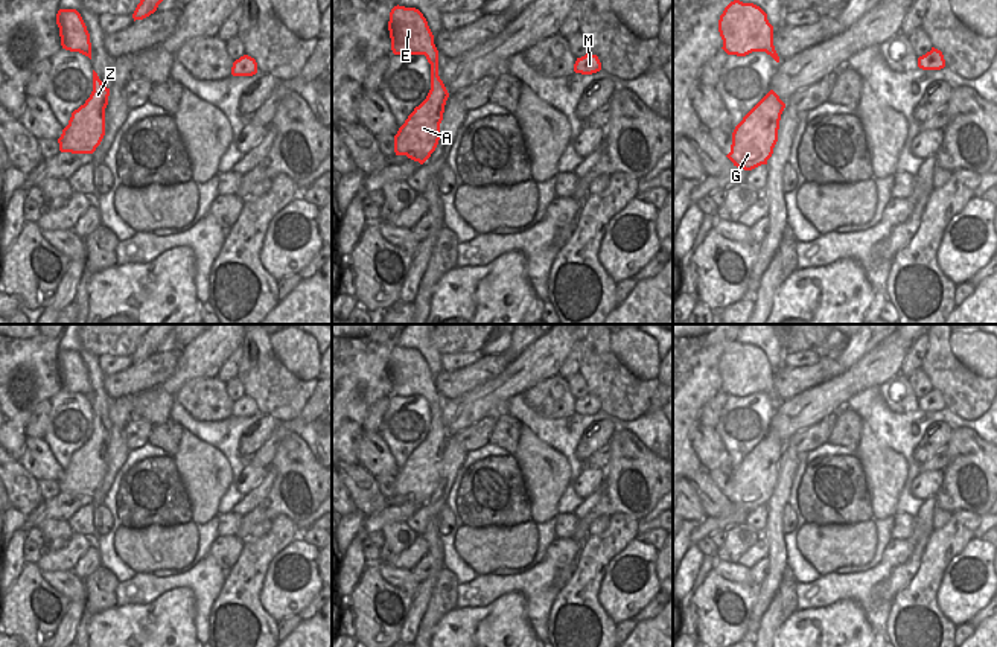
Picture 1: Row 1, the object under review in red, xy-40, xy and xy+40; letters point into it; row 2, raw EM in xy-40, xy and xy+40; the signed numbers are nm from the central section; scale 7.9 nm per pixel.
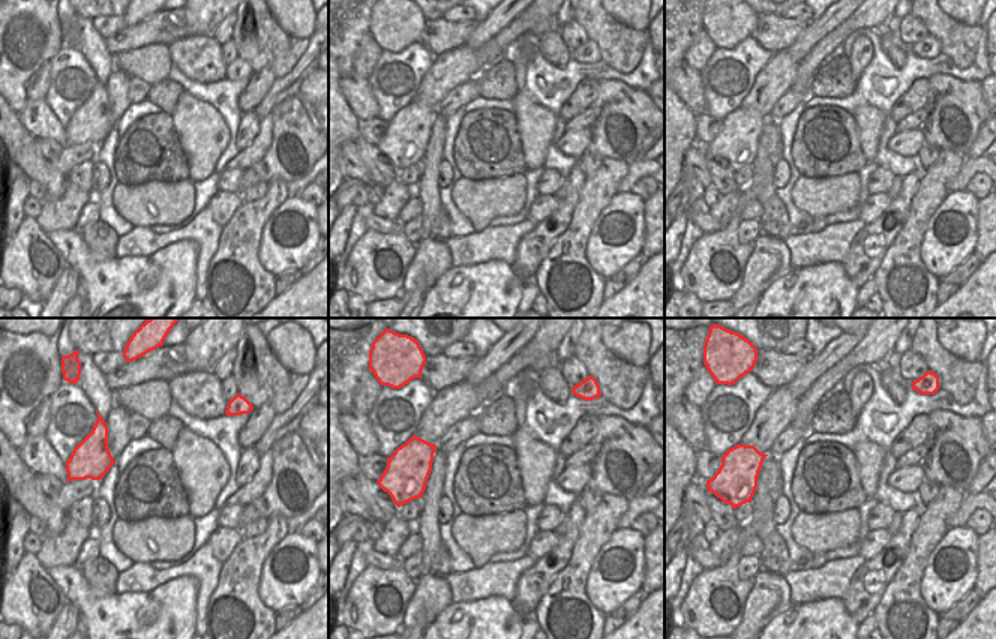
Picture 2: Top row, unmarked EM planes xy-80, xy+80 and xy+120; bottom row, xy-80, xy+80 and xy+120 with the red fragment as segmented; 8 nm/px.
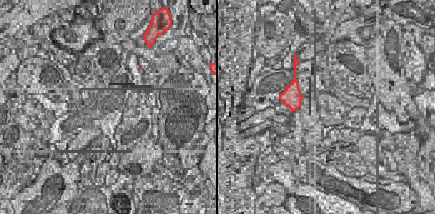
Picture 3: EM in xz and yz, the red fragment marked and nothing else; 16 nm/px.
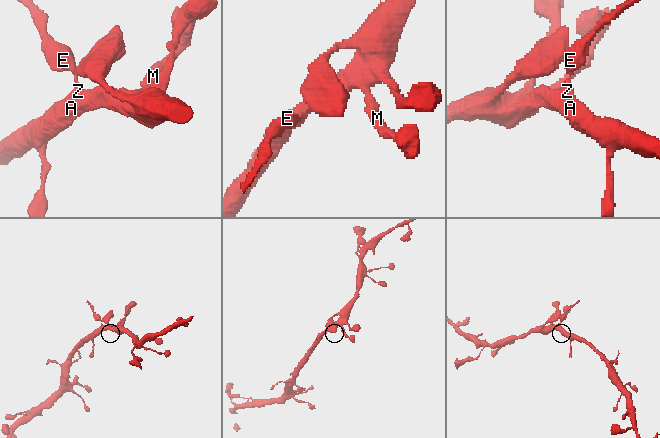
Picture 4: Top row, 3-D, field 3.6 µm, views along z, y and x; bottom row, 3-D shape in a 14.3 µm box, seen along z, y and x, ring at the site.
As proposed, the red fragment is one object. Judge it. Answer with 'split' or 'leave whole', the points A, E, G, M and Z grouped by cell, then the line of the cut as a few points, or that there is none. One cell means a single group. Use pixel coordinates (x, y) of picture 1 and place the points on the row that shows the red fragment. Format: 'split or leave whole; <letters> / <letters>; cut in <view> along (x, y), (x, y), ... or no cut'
split; A G M Z / E; cut in xy along (437, 61), (431, 64)

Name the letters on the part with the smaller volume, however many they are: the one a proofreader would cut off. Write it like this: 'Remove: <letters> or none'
Remove: E

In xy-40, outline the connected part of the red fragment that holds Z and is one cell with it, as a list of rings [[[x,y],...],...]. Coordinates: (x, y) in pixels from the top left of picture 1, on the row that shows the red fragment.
[[[93,70],[93,91],[78,110],[72,113],[68,125],[58,139],[61,152],[93,154],[105,135],[105,108],[110,88]]]

